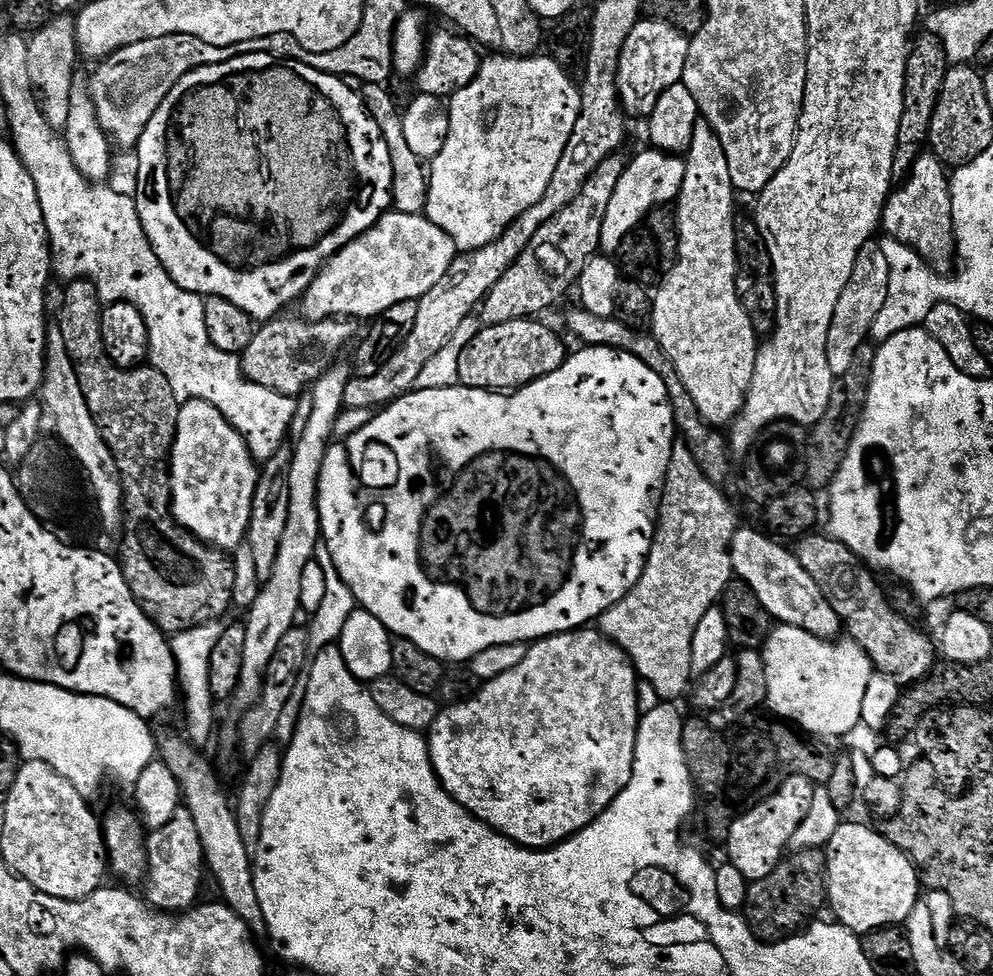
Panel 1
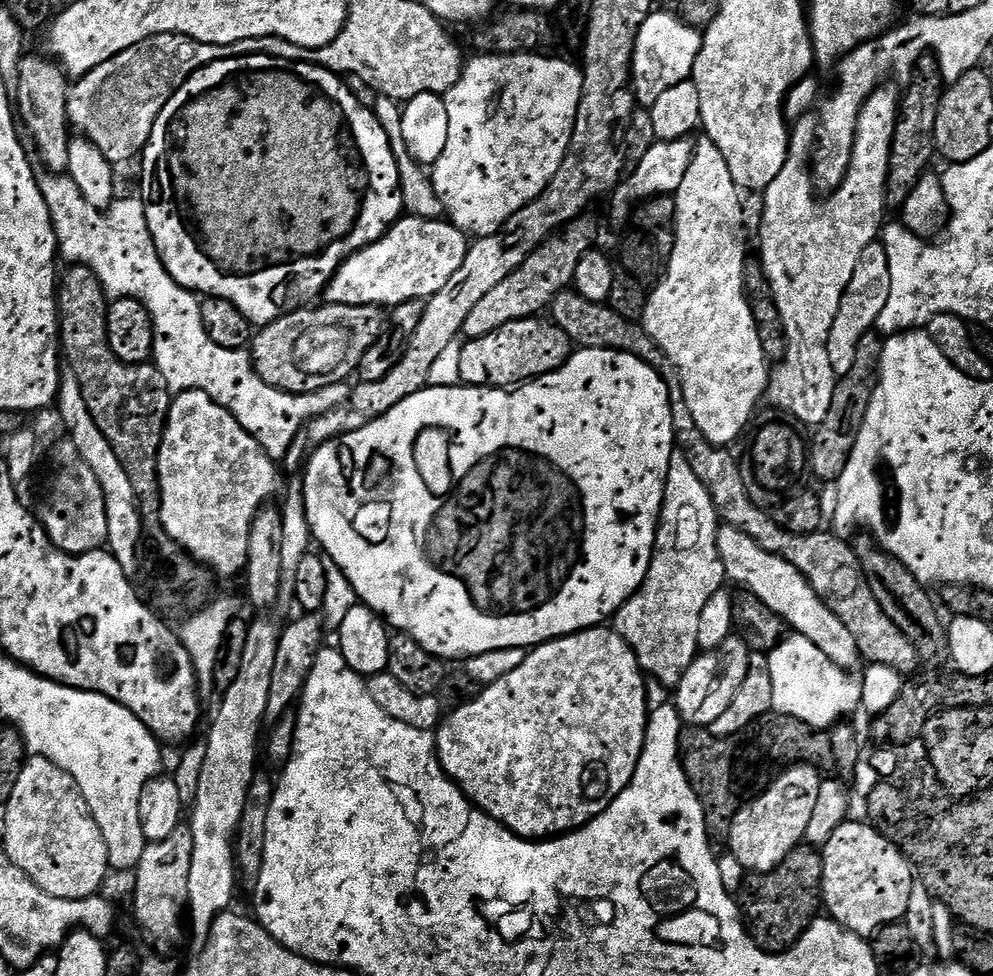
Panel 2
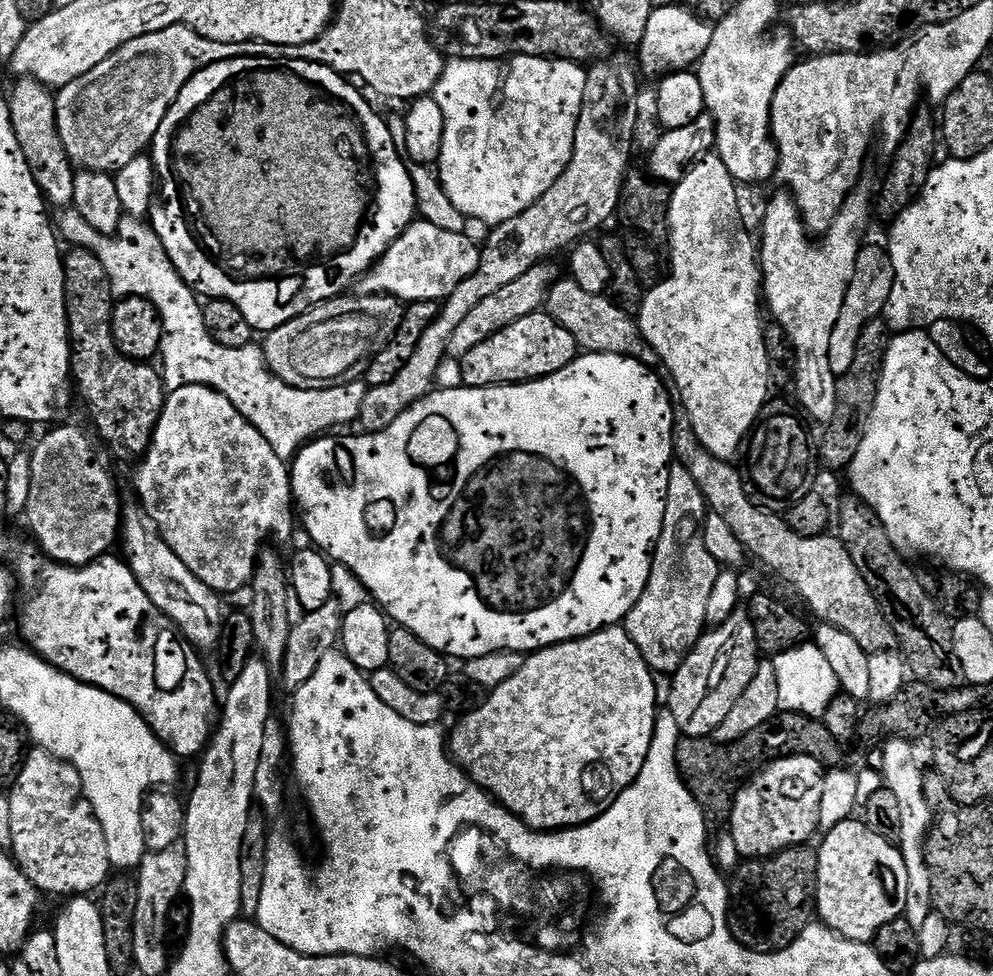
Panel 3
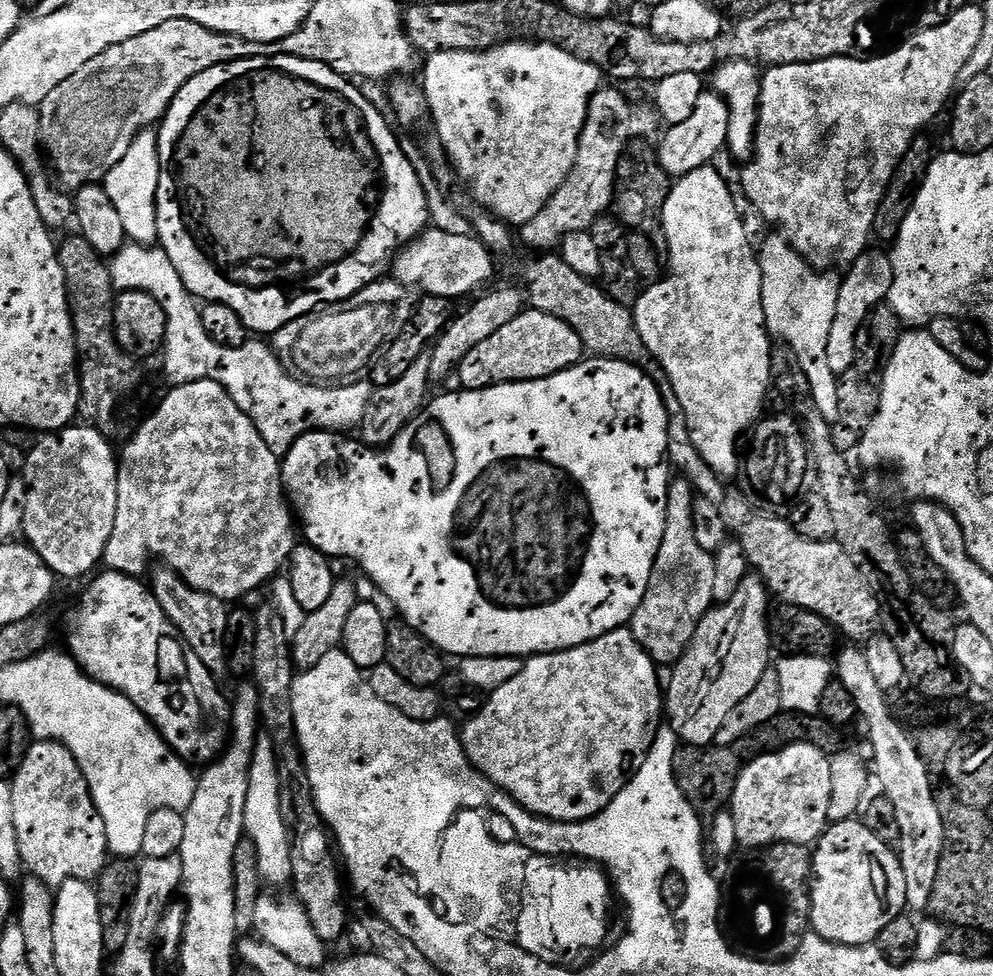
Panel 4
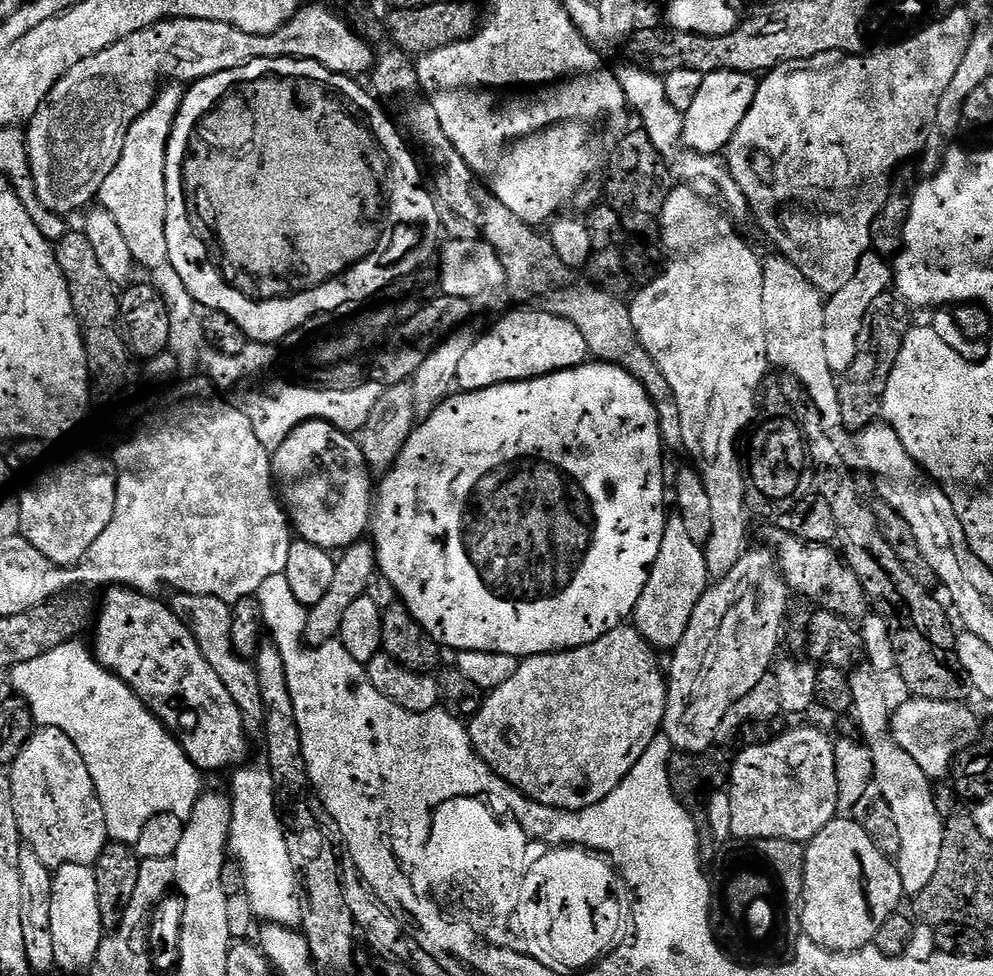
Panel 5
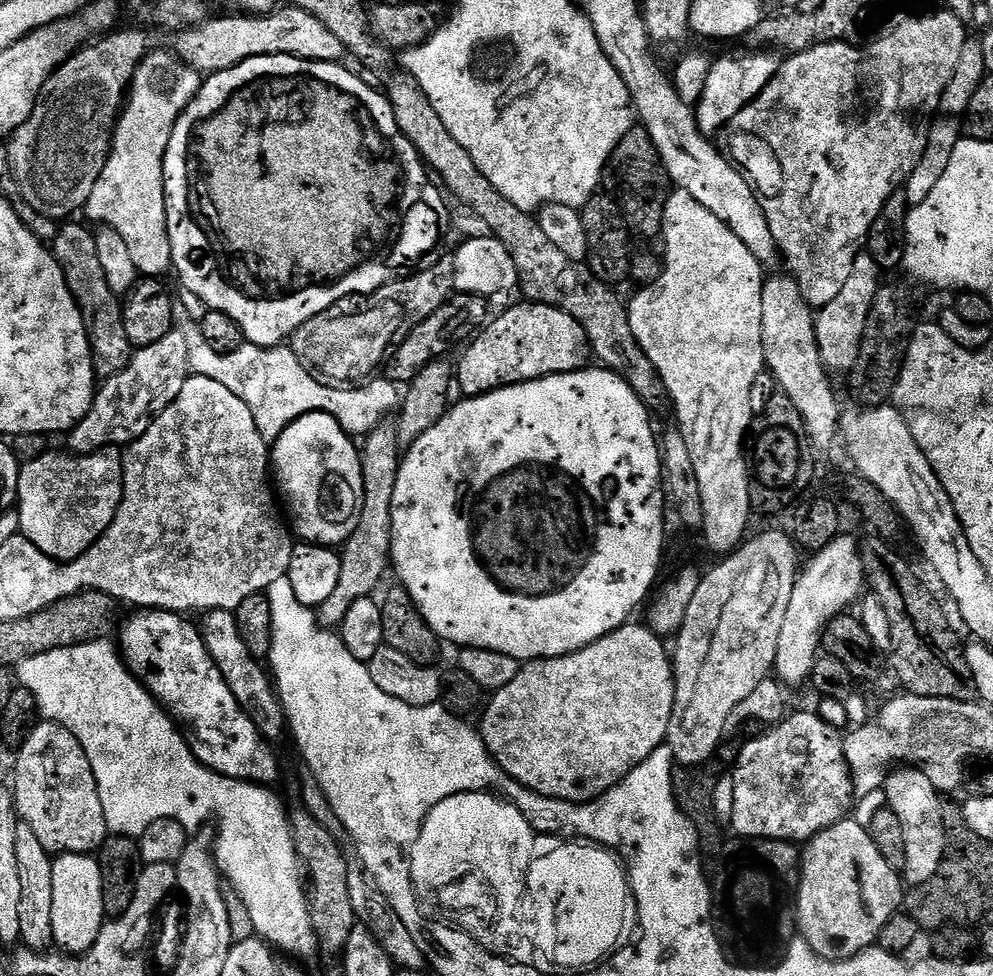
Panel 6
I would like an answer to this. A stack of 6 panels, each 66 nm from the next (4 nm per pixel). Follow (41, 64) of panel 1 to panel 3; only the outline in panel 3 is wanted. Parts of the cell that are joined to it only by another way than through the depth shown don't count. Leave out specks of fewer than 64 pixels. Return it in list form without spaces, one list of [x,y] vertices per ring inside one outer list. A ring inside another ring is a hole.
[[[20,78],[15,81],[12,92],[8,96],[12,129],[18,138],[18,146],[22,146],[24,161],[30,166],[34,178],[38,182],[45,201],[53,209],[64,210],[72,204],[74,198],[74,178],[76,172],[69,160],[62,140],[58,138],[56,129],[56,97],[48,85],[31,78]]]

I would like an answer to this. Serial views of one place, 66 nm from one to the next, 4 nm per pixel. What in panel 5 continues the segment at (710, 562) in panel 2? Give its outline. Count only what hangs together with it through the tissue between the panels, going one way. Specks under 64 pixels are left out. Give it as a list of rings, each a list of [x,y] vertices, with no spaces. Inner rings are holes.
[[[679,514],[669,515],[664,521],[662,546],[658,550],[658,558],[654,558],[654,566],[636,603],[634,626],[653,649],[675,650],[690,626],[694,608],[698,606],[698,602],[709,587],[710,577],[704,548],[690,539],[690,534]]]

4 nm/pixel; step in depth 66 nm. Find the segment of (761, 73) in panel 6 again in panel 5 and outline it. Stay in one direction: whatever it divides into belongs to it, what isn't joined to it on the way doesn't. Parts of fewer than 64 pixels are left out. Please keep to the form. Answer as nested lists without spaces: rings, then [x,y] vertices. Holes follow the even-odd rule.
[[[716,72],[704,76],[702,86],[698,86],[698,95],[694,98],[690,110],[684,114],[683,147],[699,156],[715,156],[728,147],[734,130],[746,118],[750,106],[756,97],[757,81],[747,72]]]

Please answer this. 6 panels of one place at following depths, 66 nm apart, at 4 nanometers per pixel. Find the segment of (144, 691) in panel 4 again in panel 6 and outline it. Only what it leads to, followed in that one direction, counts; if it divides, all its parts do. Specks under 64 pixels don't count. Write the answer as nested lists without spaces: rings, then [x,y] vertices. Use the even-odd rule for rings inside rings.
[[[136,610],[118,628],[118,651],[132,675],[151,692],[156,703],[176,722],[188,749],[202,766],[227,780],[272,786],[280,776],[273,745],[260,735],[252,719],[230,694],[226,678],[204,645],[199,627],[174,612]]]

